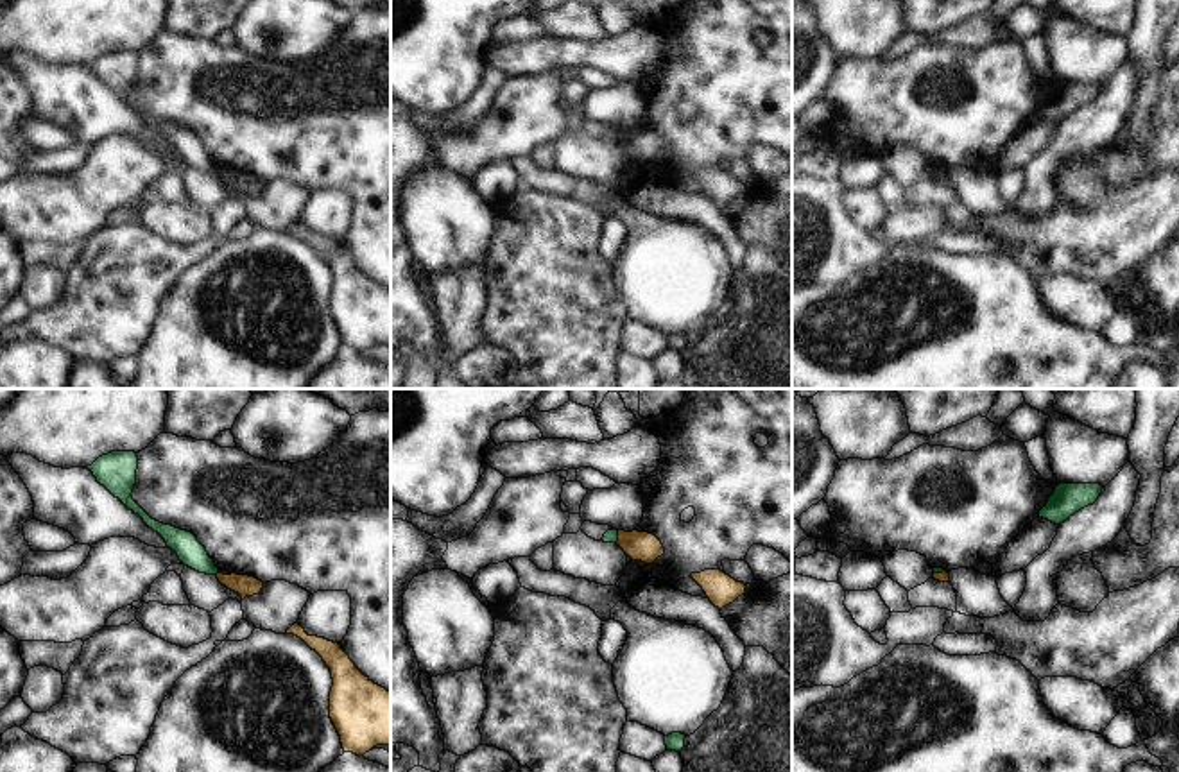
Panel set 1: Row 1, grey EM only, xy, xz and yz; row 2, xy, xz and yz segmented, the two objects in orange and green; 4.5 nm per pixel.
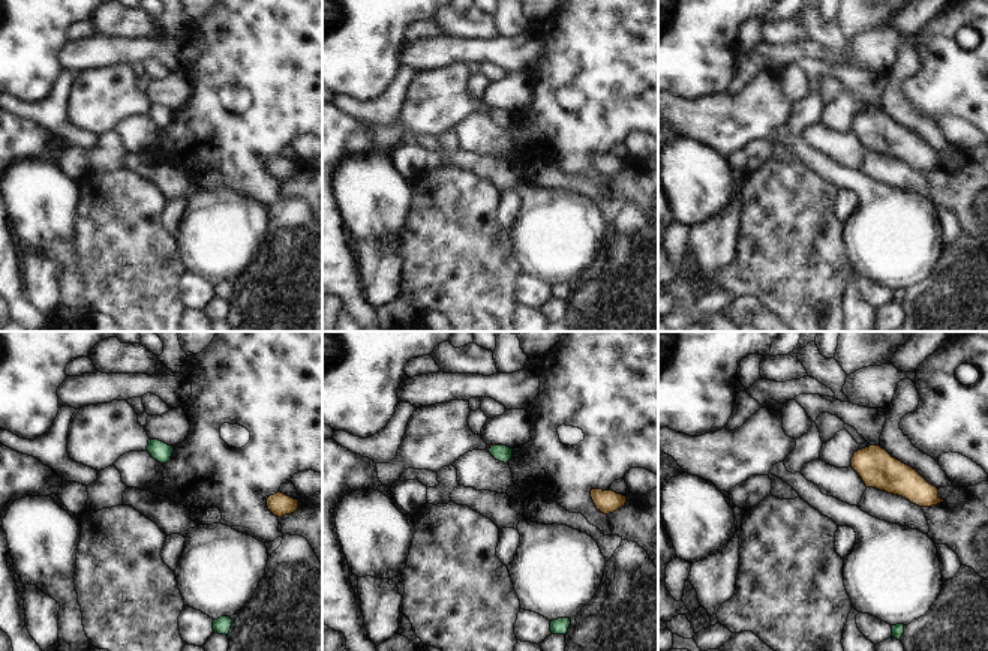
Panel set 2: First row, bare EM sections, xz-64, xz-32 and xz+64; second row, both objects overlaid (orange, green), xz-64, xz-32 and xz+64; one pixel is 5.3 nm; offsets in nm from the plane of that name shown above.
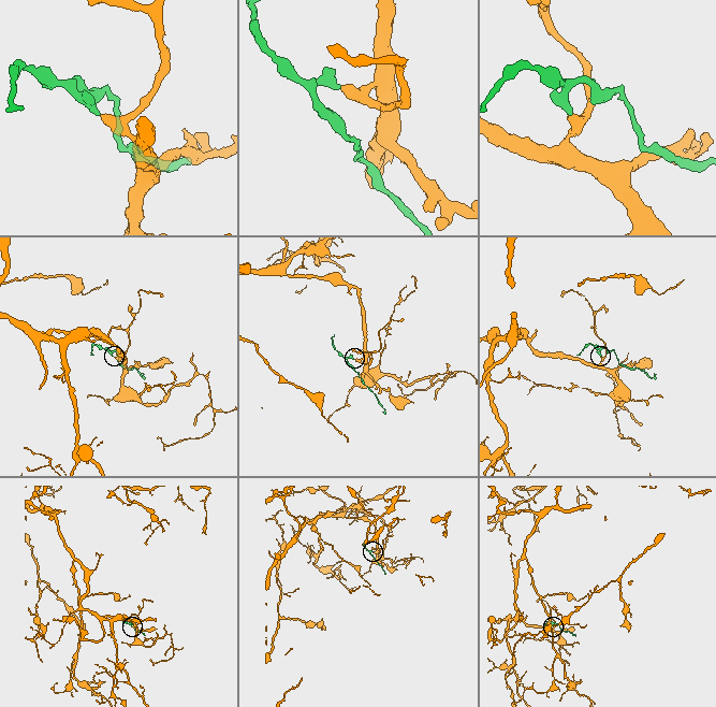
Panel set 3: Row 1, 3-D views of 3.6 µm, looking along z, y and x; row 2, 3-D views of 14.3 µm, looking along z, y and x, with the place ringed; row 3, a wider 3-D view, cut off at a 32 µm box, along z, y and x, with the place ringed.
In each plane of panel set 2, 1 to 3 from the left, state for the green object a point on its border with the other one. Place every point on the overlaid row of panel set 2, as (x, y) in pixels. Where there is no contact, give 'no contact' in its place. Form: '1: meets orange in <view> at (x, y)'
1: no contact
2: no contact
3: no contact

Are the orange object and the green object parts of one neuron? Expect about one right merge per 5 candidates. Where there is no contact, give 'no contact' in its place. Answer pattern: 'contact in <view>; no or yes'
contact in xz; no

